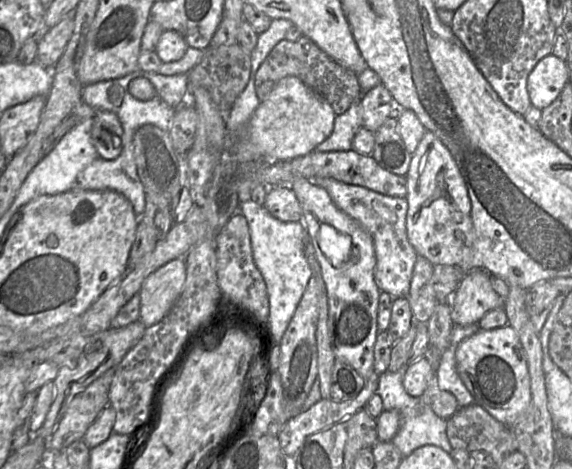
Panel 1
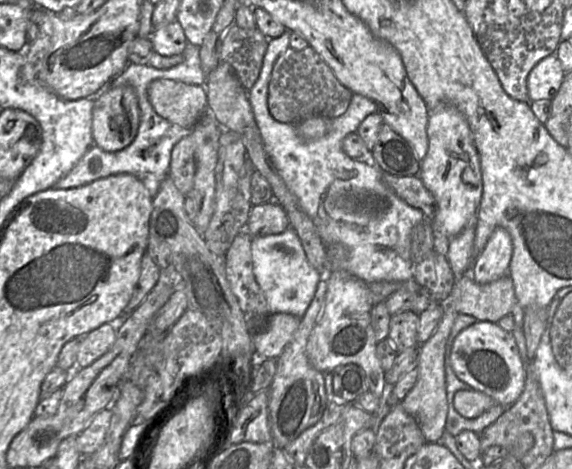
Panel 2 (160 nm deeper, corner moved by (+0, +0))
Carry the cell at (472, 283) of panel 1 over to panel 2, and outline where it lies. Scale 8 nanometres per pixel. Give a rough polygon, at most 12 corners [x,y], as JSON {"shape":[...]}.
{"shape":[[497,227],[470,268],[480,284],[508,274],[510,233]]}

